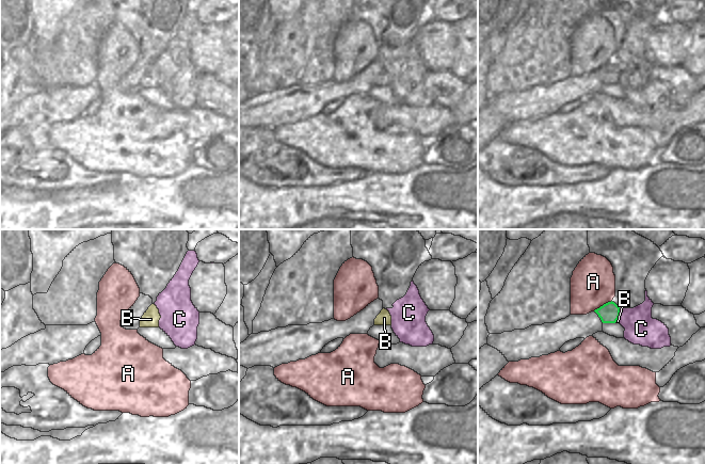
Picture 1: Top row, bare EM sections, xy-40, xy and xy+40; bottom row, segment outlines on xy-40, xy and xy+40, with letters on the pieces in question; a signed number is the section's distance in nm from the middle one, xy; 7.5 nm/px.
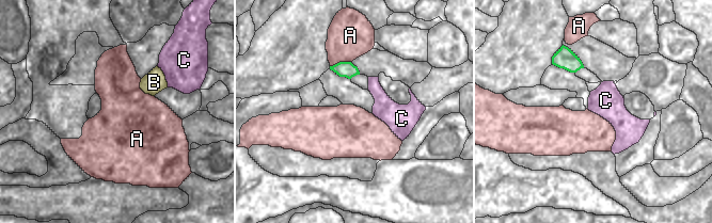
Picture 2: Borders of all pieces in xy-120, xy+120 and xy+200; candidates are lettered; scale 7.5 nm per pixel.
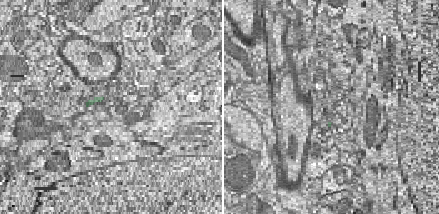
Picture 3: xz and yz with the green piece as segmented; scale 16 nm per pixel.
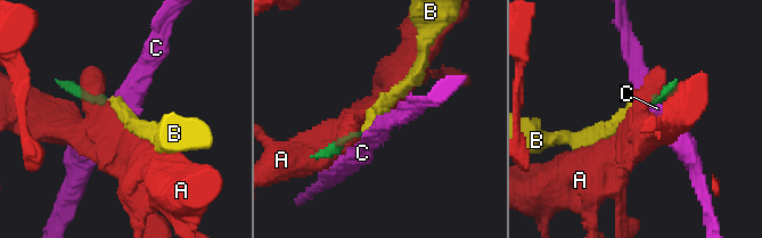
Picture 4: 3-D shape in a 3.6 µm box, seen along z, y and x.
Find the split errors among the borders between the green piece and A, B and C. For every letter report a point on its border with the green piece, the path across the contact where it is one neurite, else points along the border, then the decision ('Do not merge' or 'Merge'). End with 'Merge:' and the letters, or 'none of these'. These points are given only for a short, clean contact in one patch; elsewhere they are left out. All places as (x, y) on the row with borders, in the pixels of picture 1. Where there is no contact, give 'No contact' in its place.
A: Touches green at xy+40 (603, 305). Boundary: xy+40 (611, 300), (593, 310). Do not merge
B: Touches green at xy+40 (617, 319). Path across: xy+40 (609, 313), (617, 319), (618, 321). Merge
C: Touches green at xy+40 (619, 314). Boundary: xy+40 (621, 309), (618, 317). Do not merge
Merge: B.

